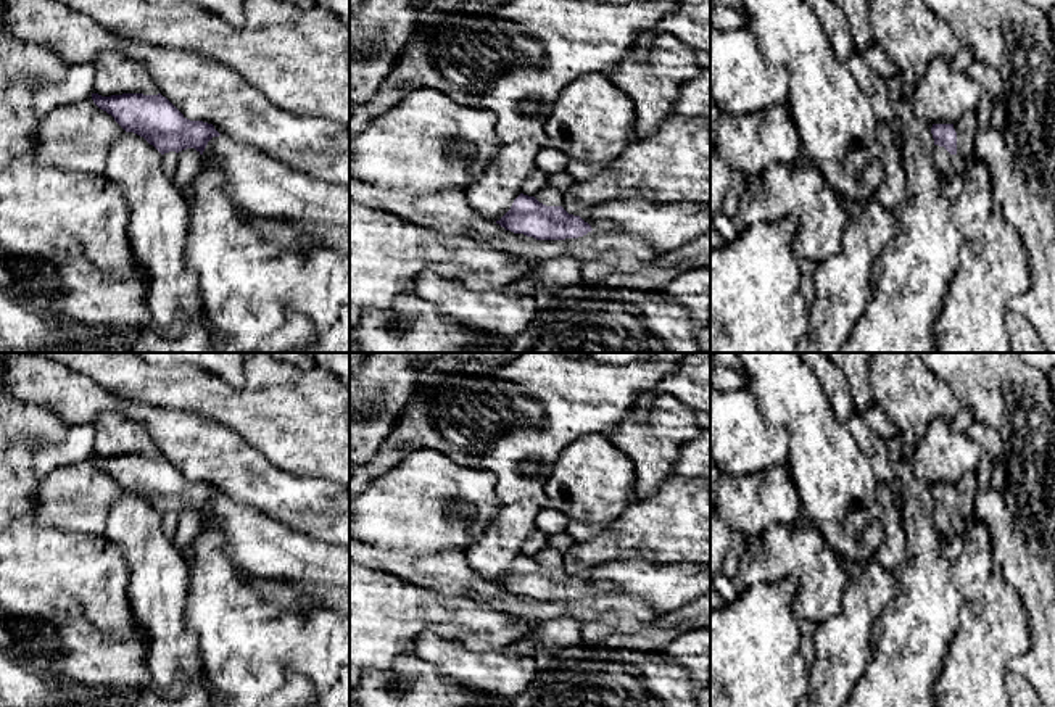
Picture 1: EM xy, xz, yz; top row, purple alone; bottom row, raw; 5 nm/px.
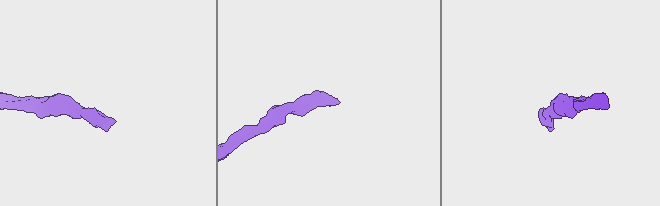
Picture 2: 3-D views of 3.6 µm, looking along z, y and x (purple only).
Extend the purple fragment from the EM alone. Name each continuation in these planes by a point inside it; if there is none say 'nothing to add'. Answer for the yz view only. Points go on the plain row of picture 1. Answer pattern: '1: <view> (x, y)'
1: yz (941, 517)

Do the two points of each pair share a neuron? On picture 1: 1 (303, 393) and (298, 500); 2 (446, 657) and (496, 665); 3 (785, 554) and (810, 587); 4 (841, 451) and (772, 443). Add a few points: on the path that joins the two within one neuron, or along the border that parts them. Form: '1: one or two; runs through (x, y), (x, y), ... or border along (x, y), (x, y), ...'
1: two; border along (266, 458), (297, 475), (332, 482)
2: one; runs through (459, 664), (484, 665)
3: one; runs through (793, 562), (809, 578)
4: two; border along (764, 417), (786, 430), (790, 463)

